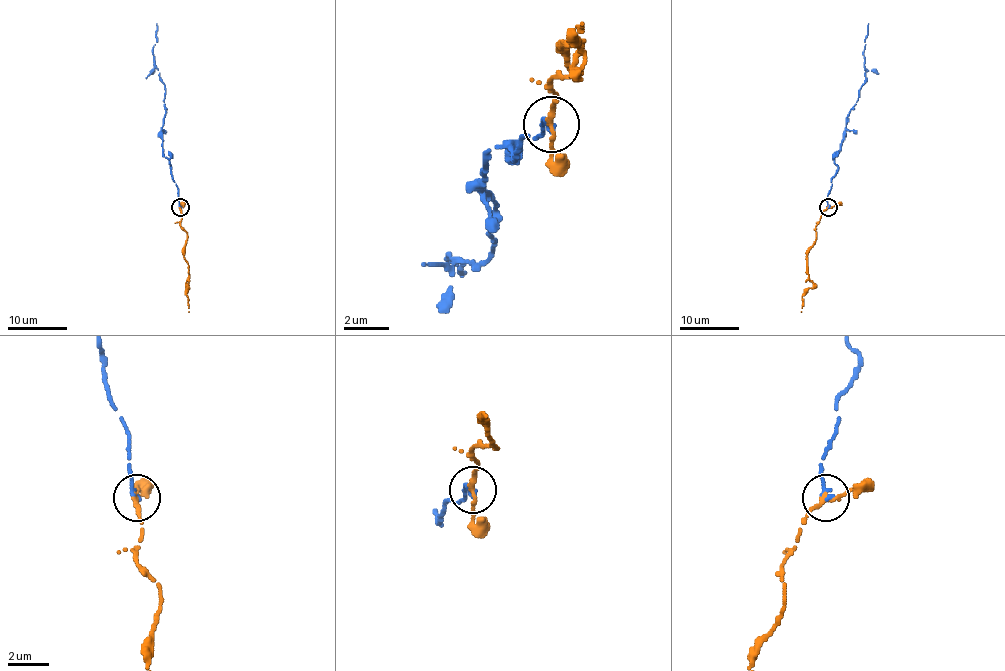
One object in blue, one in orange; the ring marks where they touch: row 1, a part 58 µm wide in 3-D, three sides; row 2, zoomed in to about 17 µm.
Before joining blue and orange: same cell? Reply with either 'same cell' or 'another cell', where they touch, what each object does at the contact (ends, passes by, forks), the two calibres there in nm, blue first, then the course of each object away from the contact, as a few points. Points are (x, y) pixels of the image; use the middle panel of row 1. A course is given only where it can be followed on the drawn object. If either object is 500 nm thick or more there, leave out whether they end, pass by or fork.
same cell; at (551, 124); blue ends there; orange passes by; 240 nm thick on the blue side, 200 nm on the other; blue runs (552, 126), (513, 159), (485, 159), (497, 243), (480, 265), (446, 254), (463, 277); orange runs (552, 126), (552, 81), (575, 81), (564, 47), (580, 47), (580, 70), (580, 25)

